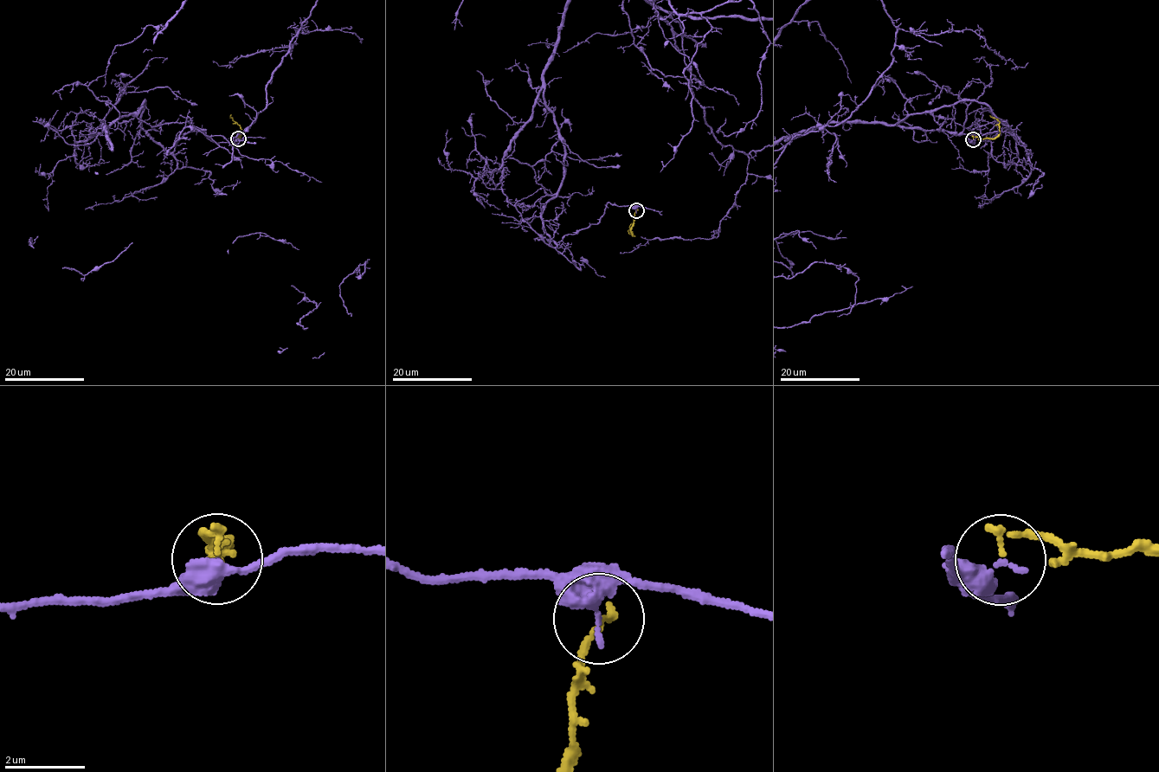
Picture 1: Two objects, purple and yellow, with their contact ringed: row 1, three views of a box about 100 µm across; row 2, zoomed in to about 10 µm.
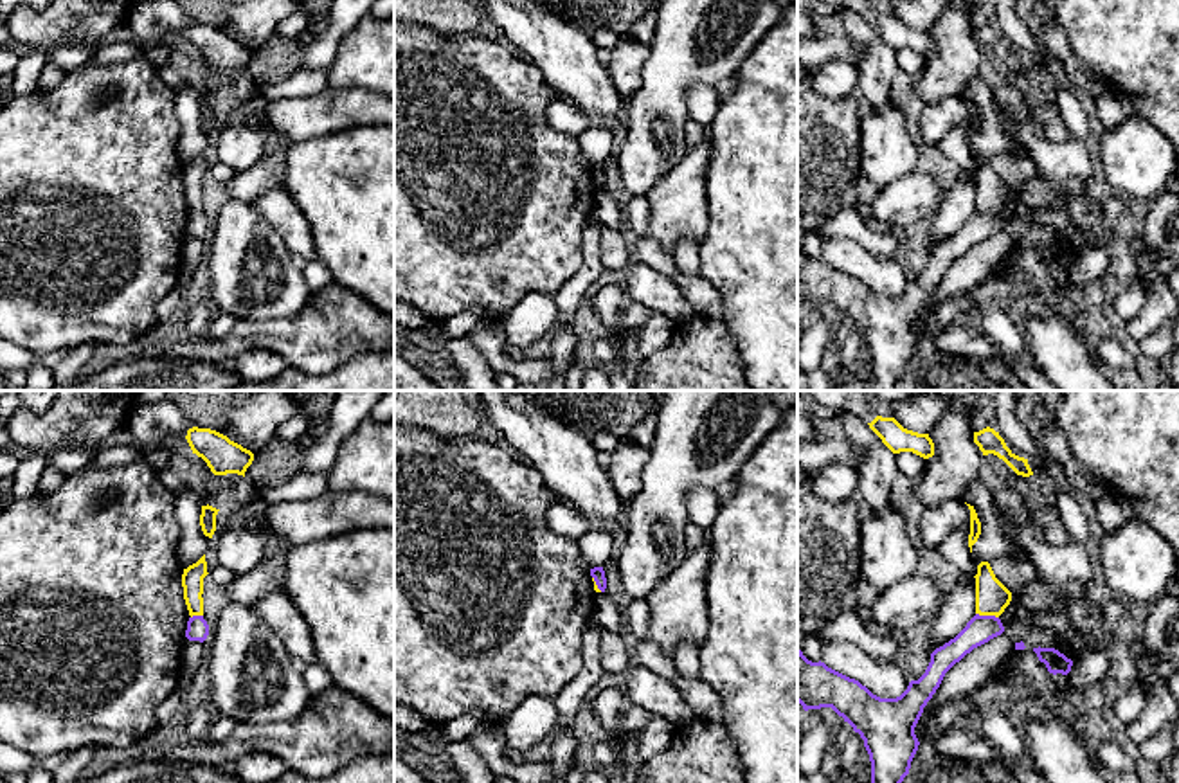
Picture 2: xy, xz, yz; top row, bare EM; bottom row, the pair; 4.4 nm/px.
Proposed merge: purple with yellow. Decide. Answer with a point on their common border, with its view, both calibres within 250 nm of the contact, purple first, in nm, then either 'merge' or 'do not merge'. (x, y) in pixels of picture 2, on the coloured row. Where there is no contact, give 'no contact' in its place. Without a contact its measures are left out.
yz (987, 616) | 120/150 nm | do not merge

